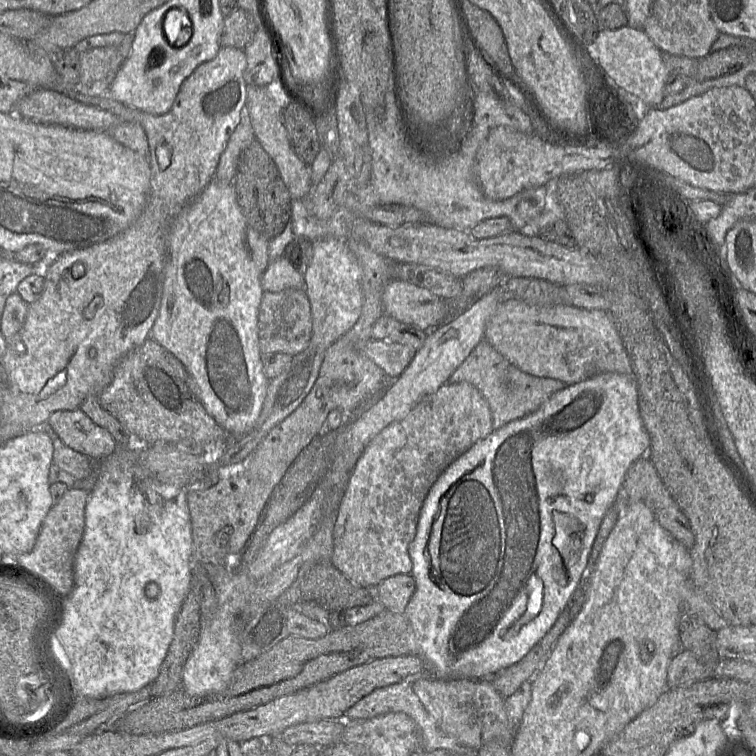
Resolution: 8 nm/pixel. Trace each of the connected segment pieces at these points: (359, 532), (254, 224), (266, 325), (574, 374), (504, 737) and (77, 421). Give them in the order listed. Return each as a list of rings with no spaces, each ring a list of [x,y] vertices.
[[[466,382],[455,384],[445,383],[435,393],[418,402],[405,418],[393,422],[384,428],[369,443],[350,475],[334,526],[333,554],[330,560],[332,564],[352,583],[363,588],[378,586],[386,578],[397,574],[410,574],[412,570],[412,561],[409,555],[409,544],[415,536],[420,510],[429,490],[453,461],[493,431],[492,416],[487,401],[474,386]]]
[[[254,139],[240,155],[235,191],[247,226],[254,228],[269,241],[283,232],[291,219],[292,197],[274,161],[257,139]]]
[[[304,289],[263,293],[258,315],[259,346],[262,353],[286,353],[294,356],[308,347],[311,334],[311,305]]]
[[[510,299],[499,305],[489,319],[484,333],[487,341],[511,364],[521,371],[573,385],[602,373],[632,375],[632,366],[617,326],[606,311],[589,311],[567,305],[532,306]]]
[[[421,677],[412,682],[412,688],[437,726],[462,745],[480,749],[495,740],[511,747],[514,737],[507,720],[505,699],[490,680]]]
[[[80,408],[56,411],[50,415],[46,422],[68,447],[95,461],[108,457],[118,446],[111,433],[94,423]]]

